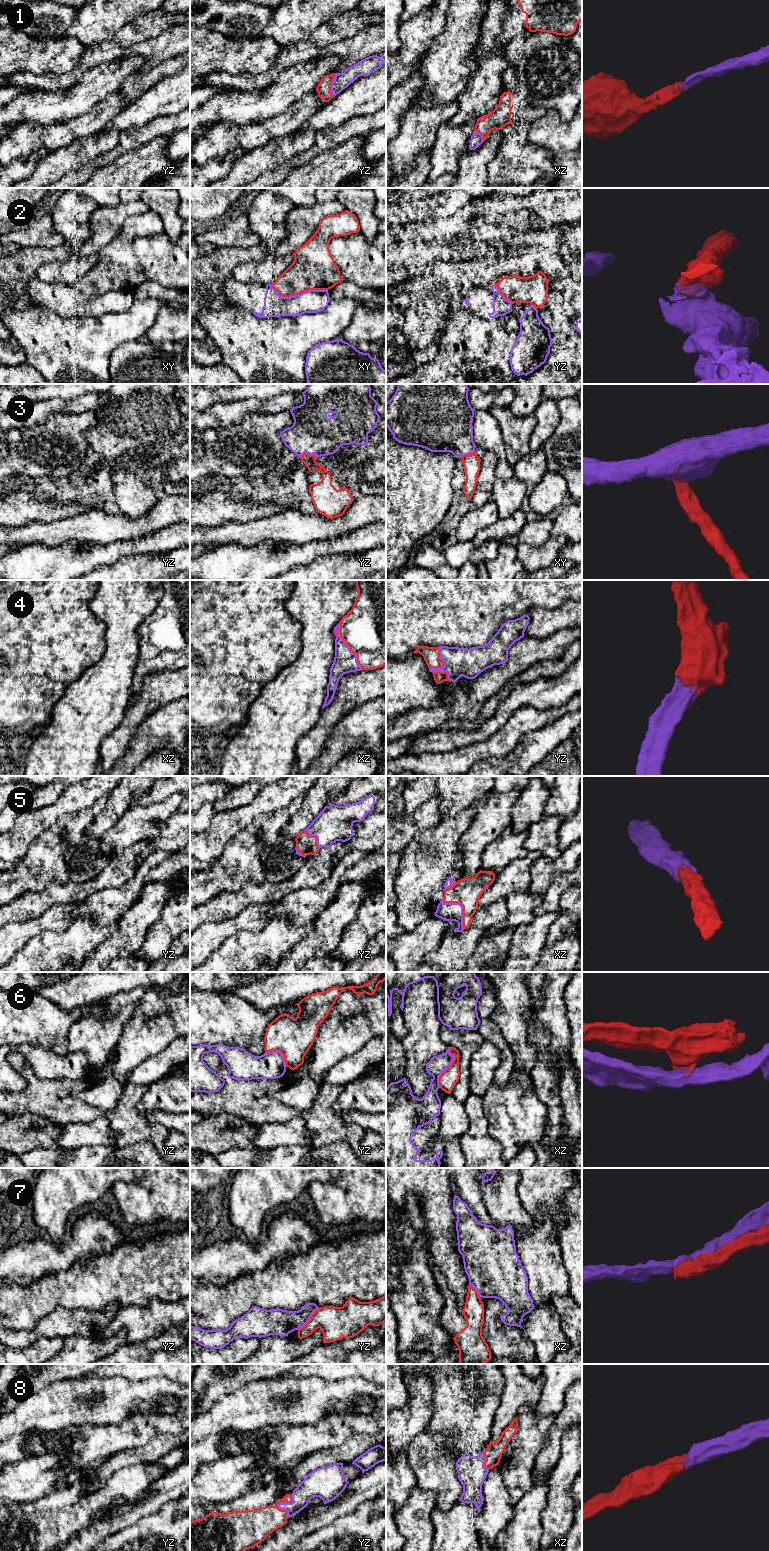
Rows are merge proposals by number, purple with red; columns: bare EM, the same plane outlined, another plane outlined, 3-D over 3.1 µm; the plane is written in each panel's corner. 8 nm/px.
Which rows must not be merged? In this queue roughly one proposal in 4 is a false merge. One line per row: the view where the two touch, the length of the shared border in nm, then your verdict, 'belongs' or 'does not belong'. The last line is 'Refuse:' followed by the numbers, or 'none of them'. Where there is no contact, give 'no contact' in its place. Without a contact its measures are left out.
1: contact in yz; length 190 nm; belongs
2: contact in xy; length 460 nm; does not belong
3: contact in yz; length 160 nm; belongs
4: contact in xz; length 420 nm; belongs
5: contact in xz; length 300 nm; belongs
6: contact in xz; length 340 nm; does not belong
7: contact in yz; length 260 nm; does not belong
8: contact in yz; length 130 nm; belongs
Refuse: 2, 6, 7

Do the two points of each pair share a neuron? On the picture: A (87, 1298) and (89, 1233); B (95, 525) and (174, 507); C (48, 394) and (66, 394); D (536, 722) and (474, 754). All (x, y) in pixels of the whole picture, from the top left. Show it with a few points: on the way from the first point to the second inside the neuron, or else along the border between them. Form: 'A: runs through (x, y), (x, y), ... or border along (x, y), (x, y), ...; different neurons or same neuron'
A: border along (110, 1249), (83, 1260), (76, 1260), (67, 1269); different neurons
B: runs through (115, 526), (144, 526), (154, 521); same neuron
C: runs through (52, 394), (62, 394); same neuron
D: runs through (521, 723), (499, 745), (489, 748); same neuron

